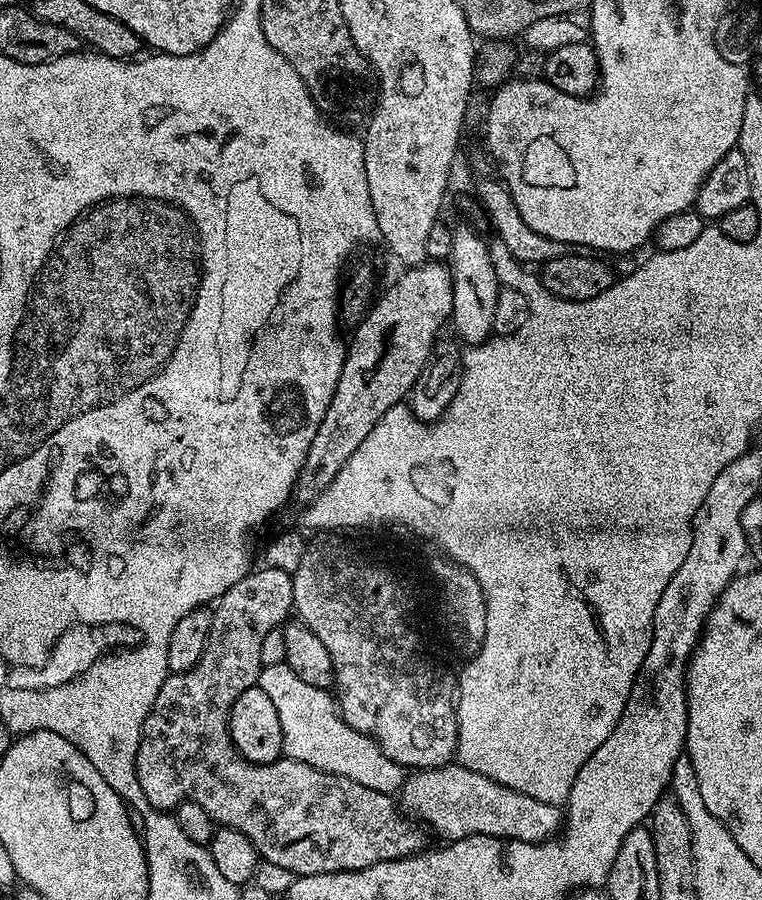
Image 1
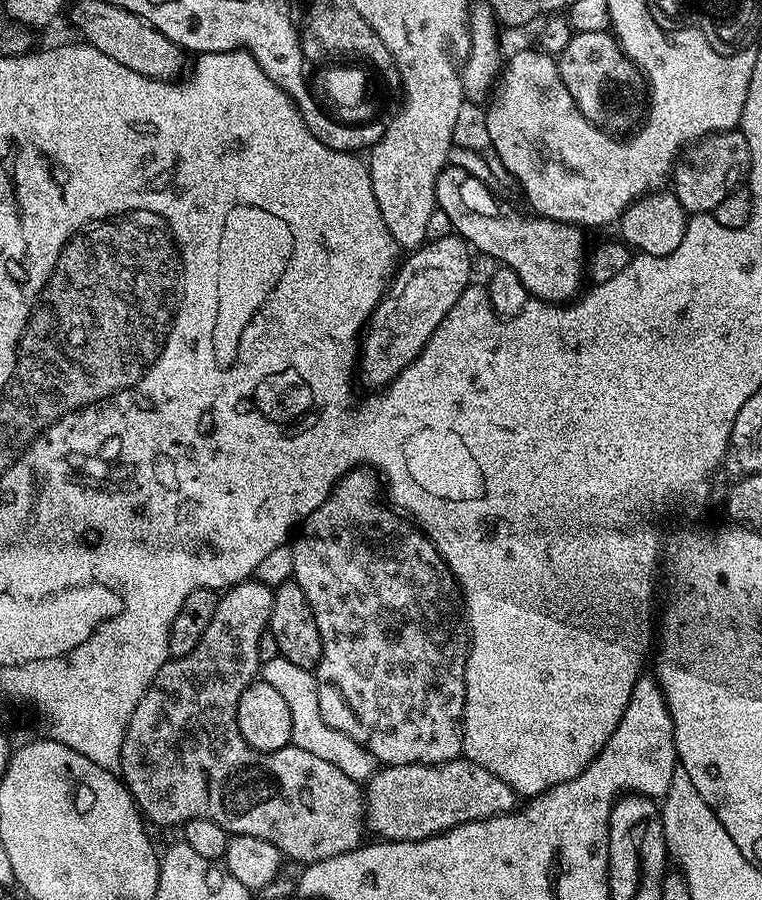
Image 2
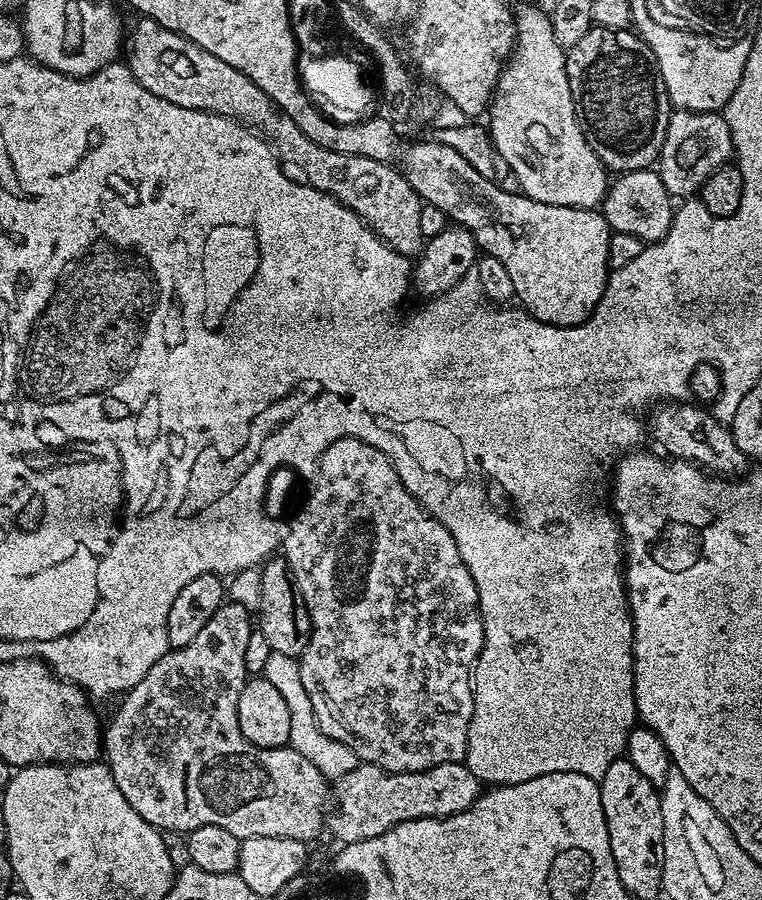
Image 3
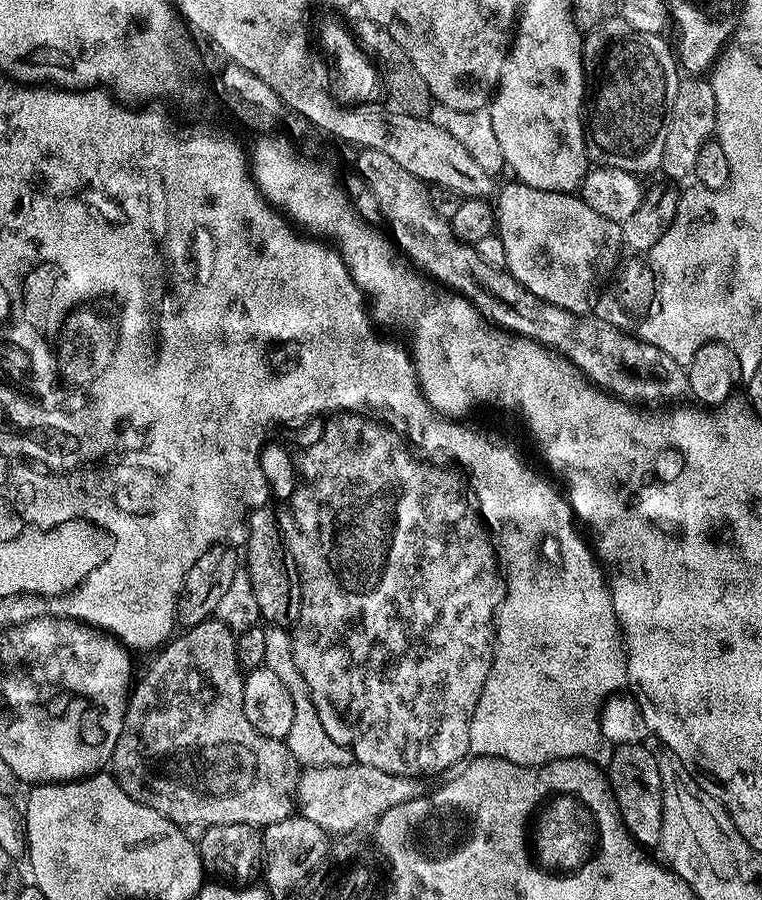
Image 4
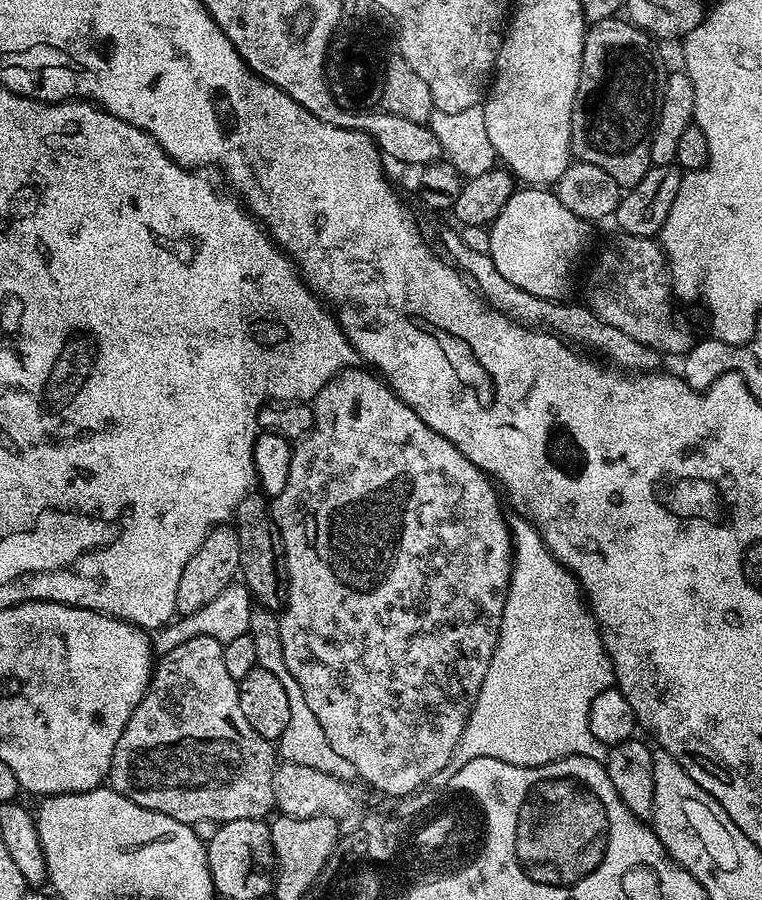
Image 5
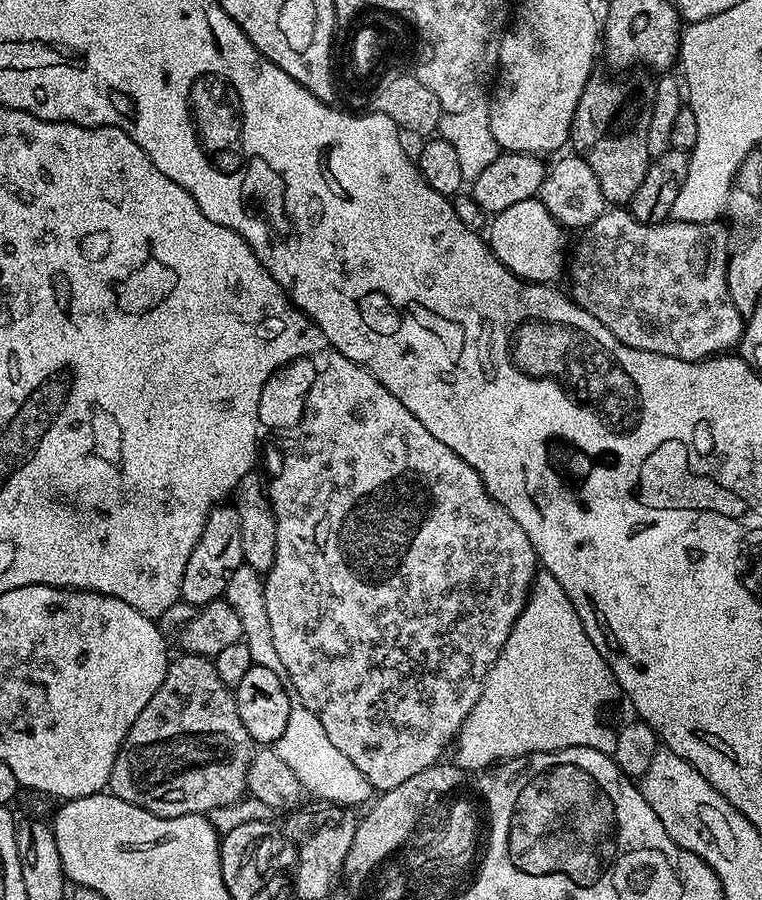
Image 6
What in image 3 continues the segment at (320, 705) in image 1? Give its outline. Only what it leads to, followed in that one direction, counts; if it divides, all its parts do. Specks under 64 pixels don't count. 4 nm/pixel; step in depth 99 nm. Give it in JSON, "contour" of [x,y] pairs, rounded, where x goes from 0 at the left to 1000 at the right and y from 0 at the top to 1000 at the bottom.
{"contour":[[[354,727],[344,748],[345,754],[349,754],[370,770],[370,776],[375,776],[375,786],[381,788],[381,820],[378,827],[396,838],[406,847],[412,847],[424,862],[430,863],[432,868],[440,869],[449,866],[459,856],[465,856],[474,844],[467,841],[465,833],[459,829],[449,829],[433,816],[428,816],[420,810],[420,803],[415,801],[412,784],[407,780],[407,771],[402,771],[402,762],[396,762],[396,749],[394,748],[394,734],[387,729]]]}

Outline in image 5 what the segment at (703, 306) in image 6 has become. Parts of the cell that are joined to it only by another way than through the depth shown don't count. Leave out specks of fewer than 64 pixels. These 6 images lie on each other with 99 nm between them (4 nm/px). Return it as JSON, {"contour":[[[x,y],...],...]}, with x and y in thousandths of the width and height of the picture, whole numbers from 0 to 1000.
{"contour":[[[818,260],[810,261],[810,267],[789,282],[782,289],[782,294],[777,298],[777,308],[772,311],[772,333],[769,332],[770,341],[777,343],[777,347],[786,356],[795,358],[801,362],[806,362],[811,367],[816,367],[816,371],[827,371],[827,376],[832,376],[832,380],[843,380],[848,384],[861,388],[867,393],[875,393],[887,396],[887,398],[896,397],[898,392],[904,391],[908,388],[911,381],[911,373],[907,373],[895,361],[887,360],[887,347],[882,343],[885,339],[885,326],[879,314],[879,303],[877,300],[877,291],[871,282],[870,274],[860,266],[848,262],[822,262]]]}

